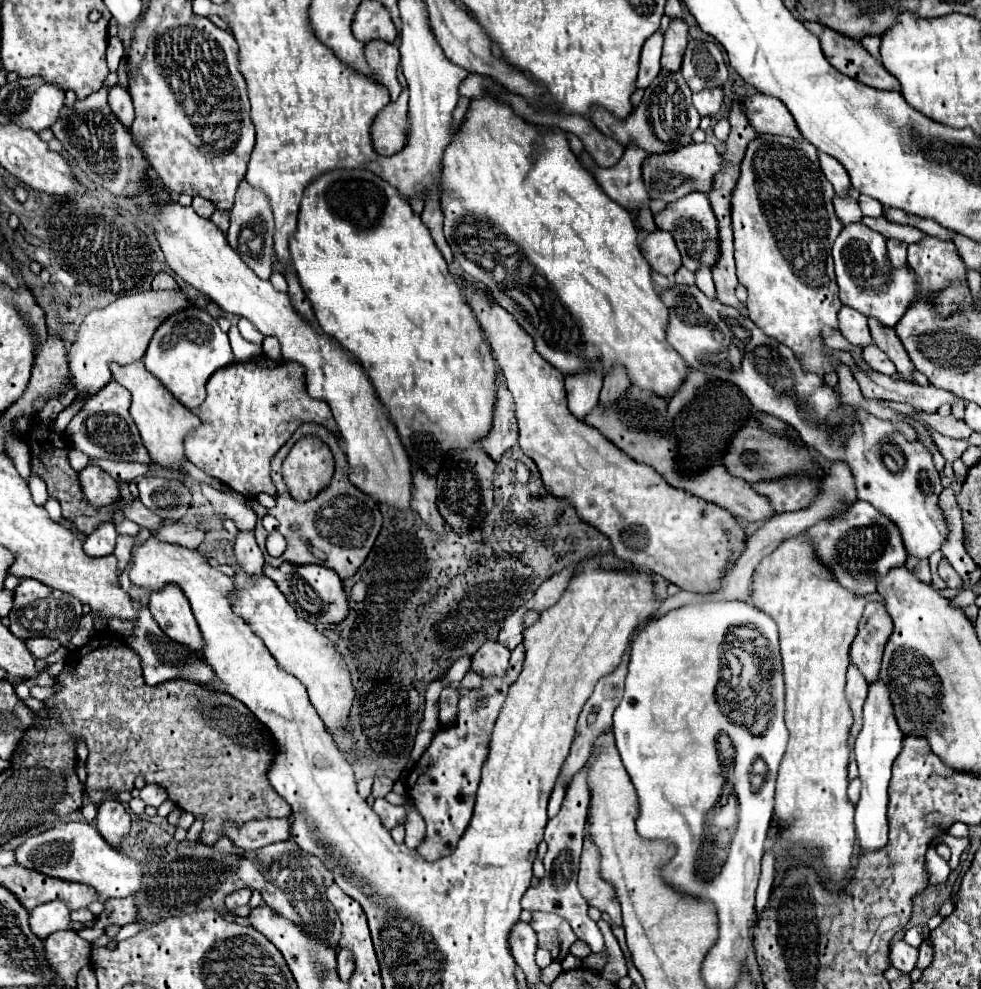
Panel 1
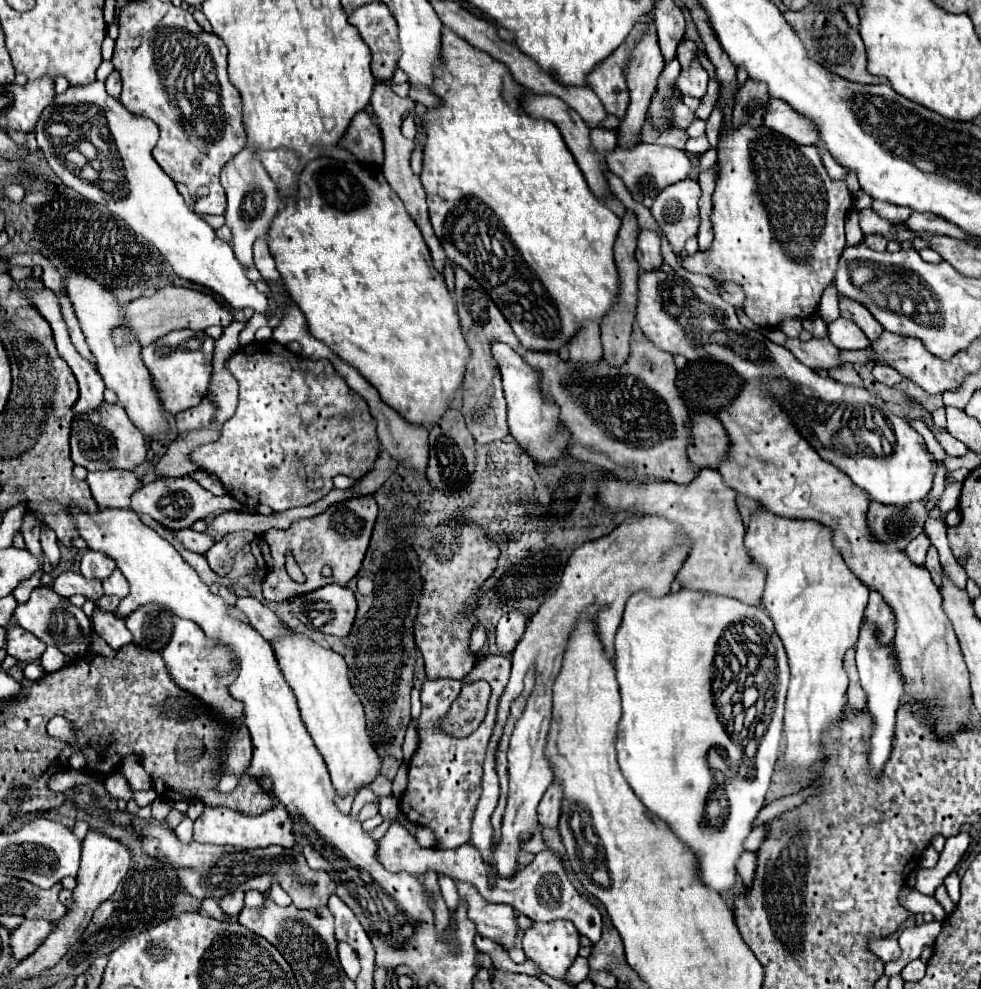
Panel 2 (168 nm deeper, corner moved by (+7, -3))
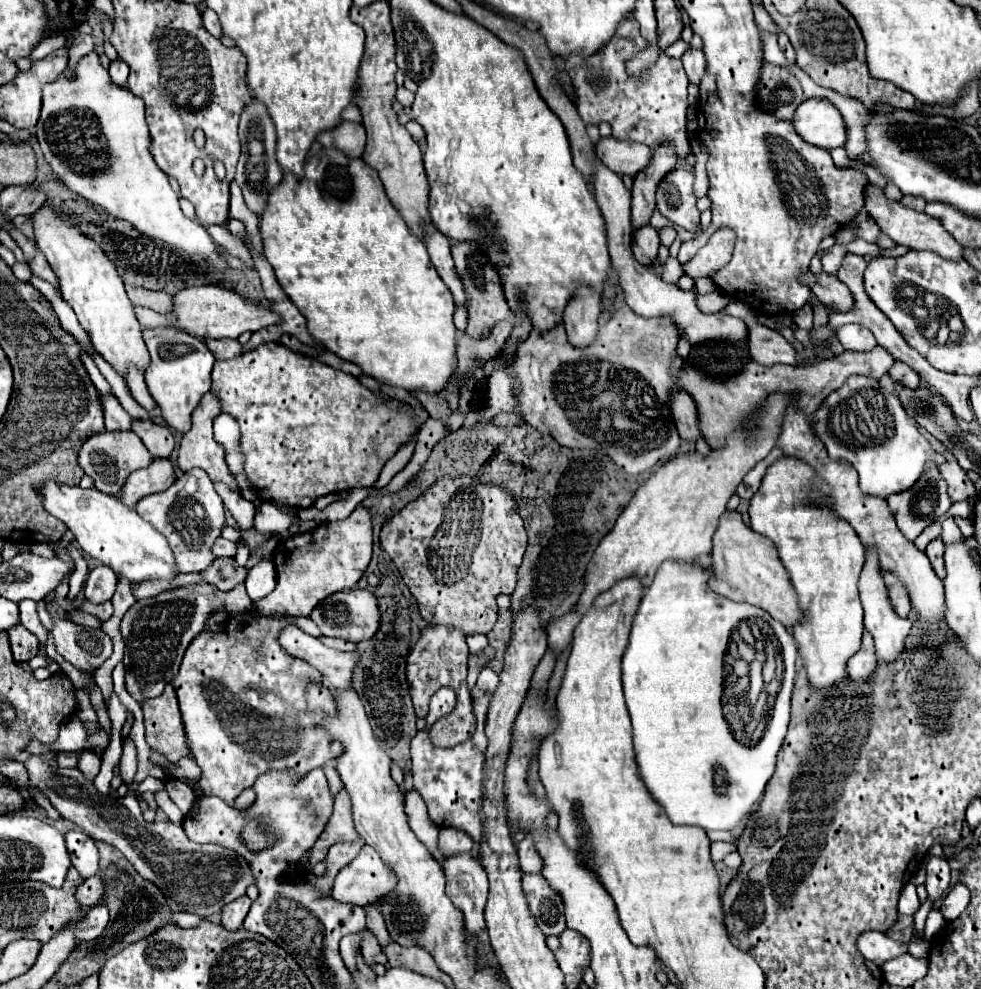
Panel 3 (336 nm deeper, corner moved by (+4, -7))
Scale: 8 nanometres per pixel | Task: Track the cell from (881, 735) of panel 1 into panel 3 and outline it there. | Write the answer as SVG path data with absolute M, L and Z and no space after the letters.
M867 551L867 561L865 561L865 567L863 567L863 573L861 573L859 587L861 587L861 603L863 603L863 609L865 609L865 629L871 633L871 637L875 641L877 663L885 665L885 667L891 667L901 657L901 653L905 651L905 639L909 637L909 631L911 631L913 623L909 619L901 619L893 611L893 607L889 603L889 597L887 597L887 591L885 591L881 571L879 571L877 555L873 551Z

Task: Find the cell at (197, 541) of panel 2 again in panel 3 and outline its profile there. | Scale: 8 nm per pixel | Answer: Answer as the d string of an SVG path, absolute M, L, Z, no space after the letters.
M219 537L213 545L213 555L215 557L235 557L235 549L237 549L237 545L233 541Z

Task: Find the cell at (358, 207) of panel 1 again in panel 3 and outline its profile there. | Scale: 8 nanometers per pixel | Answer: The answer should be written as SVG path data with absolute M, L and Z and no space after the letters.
M323 149L315 157L311 157L305 163L305 177L297 179L295 175L285 175L283 181L269 193L269 201L265 207L265 213L259 221L259 233L263 237L263 247L265 247L265 257L275 269L275 277L281 283L283 291L287 297L297 305L297 309L305 315L307 319L307 329L313 335L315 341L319 341L327 351L339 355L345 361L351 361L361 367L361 371L381 385L391 385L391 387L403 387L405 391L427 391L427 393L441 393L449 385L449 379L453 375L455 367L455 325L453 325L453 311L455 311L455 301L447 289L447 285L441 281L437 275L433 263L429 261L429 253L419 237L415 237L401 217L401 213L393 207L389 201L383 183L379 175L363 161L363 159L351 159L345 153L337 149Z

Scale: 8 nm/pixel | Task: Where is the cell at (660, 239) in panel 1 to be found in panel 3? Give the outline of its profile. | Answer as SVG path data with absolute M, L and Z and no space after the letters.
M645 225L645 227L641 227L641 229L637 229L633 233L633 245L631 245L633 247L633 255L645 267L649 267L657 259L659 245L661 245L659 243L659 235L651 225Z

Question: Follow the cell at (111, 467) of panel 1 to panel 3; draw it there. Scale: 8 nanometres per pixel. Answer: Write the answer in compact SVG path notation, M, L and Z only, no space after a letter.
M209 391L201 399L201 405L193 411L193 425L191 425L191 429L181 439L181 447L179 447L181 451L179 451L179 457L177 457L177 465L179 465L181 471L191 471L191 469L199 467L199 469L203 469L209 475L209 479L213 483L225 483L233 491L239 491L237 483L235 483L235 477L233 477L233 473L227 467L225 449L221 449L221 445L213 437L213 419L217 415L221 415L221 401L219 401L219 397L213 391Z

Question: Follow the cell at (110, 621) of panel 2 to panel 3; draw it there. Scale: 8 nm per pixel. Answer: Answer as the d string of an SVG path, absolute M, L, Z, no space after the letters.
M73 611L73 613L69 613L69 619L71 621L75 621L75 623L79 623L79 625L85 625L85 627L93 627L93 629L101 629L101 621L97 619L97 617L93 617L93 615L89 615L89 613L83 613L83 611Z

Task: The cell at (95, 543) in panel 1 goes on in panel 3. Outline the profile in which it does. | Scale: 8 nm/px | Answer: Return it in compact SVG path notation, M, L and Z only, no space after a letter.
M99 565L99 567L95 567L87 575L87 581L85 581L85 597L89 601L93 601L93 603L109 601L113 597L115 585L117 585L117 575L109 567Z

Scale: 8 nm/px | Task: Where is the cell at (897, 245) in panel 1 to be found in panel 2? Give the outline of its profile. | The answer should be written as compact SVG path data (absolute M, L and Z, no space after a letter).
M872 233L872 235L864 235L864 243L872 249L872 251L886 251L886 243L888 239L884 235Z

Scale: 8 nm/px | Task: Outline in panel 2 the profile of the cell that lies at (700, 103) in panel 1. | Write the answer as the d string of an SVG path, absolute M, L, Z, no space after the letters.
M692 61L690 67L680 71L680 75L676 79L676 85L682 91L682 95L690 95L690 97L700 99L706 93L708 73L706 73L706 69L698 61Z

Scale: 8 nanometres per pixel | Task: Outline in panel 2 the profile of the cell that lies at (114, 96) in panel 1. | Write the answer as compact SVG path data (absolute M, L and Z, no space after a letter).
M114 69L108 79L106 79L106 91L112 95L112 97L120 97L120 91L122 91L122 83L120 83L120 73Z

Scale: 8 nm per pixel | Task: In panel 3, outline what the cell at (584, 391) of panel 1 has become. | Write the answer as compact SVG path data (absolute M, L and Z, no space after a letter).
M579 289L577 297L569 301L565 307L563 325L567 331L567 339L573 347L585 349L595 341L601 317L601 295L591 289Z

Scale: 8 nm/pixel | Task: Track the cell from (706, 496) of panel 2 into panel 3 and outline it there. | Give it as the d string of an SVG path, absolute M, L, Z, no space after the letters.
M725 511L719 517L715 535L713 535L713 553L711 553L711 579L709 587L739 603L751 603L767 611L773 619L783 623L785 627L795 625L801 619L801 611L797 609L797 597L791 587L789 575L783 569L773 543L757 533L753 533L741 519L739 511Z

